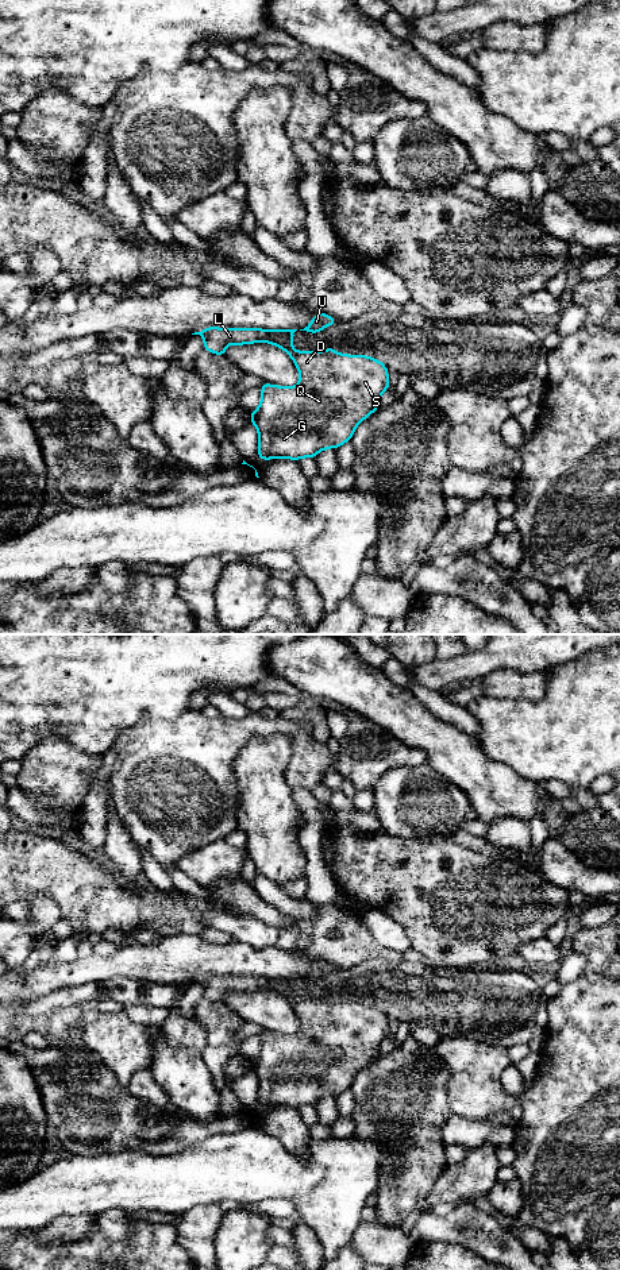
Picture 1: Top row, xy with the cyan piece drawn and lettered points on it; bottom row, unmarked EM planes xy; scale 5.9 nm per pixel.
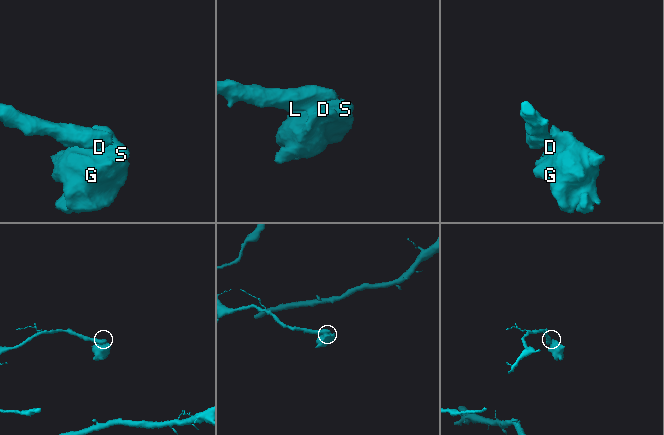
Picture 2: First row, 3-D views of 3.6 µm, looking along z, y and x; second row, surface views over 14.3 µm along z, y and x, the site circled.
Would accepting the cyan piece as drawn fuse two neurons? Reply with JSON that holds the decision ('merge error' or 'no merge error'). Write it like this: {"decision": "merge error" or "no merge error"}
{"decision": "merge error"}

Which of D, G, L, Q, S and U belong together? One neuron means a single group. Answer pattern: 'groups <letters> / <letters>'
groups D G Q S U / L

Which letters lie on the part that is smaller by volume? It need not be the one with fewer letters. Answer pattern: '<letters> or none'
D, G, Q, S, U

